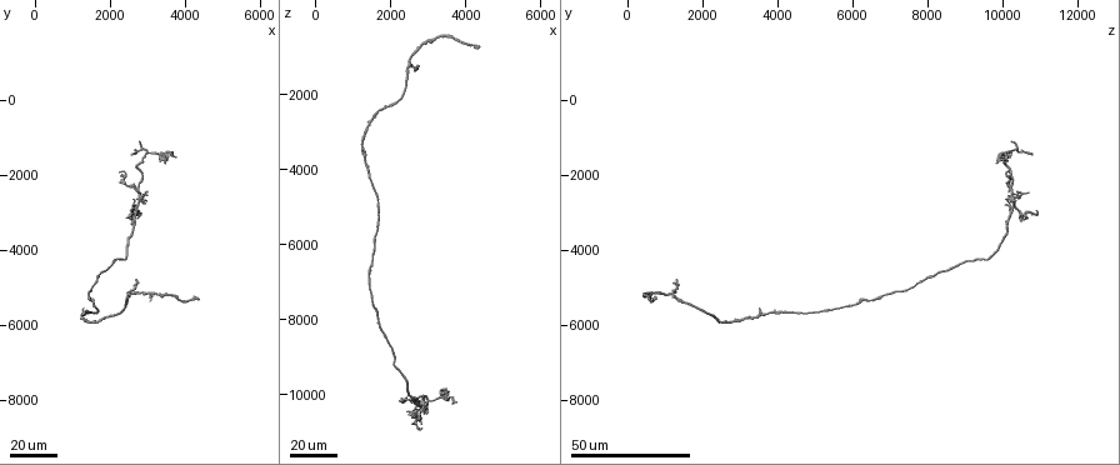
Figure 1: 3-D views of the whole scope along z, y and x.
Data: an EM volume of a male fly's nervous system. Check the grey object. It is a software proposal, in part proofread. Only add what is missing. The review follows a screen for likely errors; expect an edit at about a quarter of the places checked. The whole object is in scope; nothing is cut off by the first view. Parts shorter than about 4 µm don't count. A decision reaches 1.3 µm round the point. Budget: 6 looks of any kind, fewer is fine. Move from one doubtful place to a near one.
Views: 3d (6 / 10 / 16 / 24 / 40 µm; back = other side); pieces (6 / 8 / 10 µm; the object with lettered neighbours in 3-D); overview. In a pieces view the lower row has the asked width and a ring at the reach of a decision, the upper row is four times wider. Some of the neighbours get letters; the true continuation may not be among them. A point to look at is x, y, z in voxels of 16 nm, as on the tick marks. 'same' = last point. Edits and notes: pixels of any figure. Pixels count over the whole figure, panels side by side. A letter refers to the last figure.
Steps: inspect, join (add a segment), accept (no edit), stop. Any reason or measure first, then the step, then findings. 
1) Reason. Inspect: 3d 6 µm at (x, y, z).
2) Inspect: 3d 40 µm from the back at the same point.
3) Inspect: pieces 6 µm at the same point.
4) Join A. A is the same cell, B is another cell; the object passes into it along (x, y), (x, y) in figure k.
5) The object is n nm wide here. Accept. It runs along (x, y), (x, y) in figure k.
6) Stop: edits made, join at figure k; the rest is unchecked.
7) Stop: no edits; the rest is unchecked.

Free end. Inspect: 3d 24 µm at (2800, 1100, 10200).

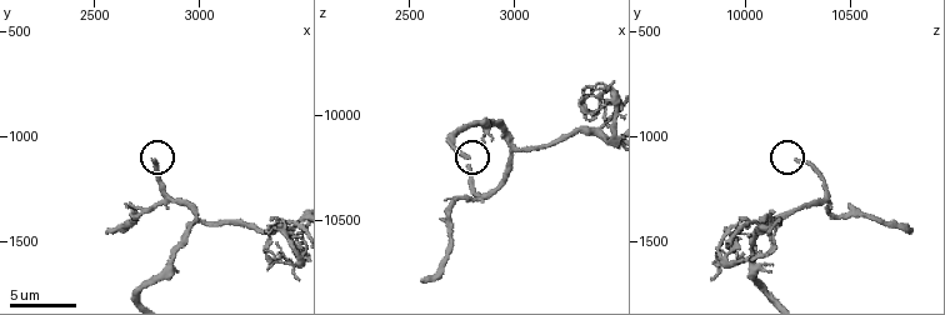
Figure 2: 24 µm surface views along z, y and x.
Inspect: pieces 10 µm at (2780, 1110, 10240).

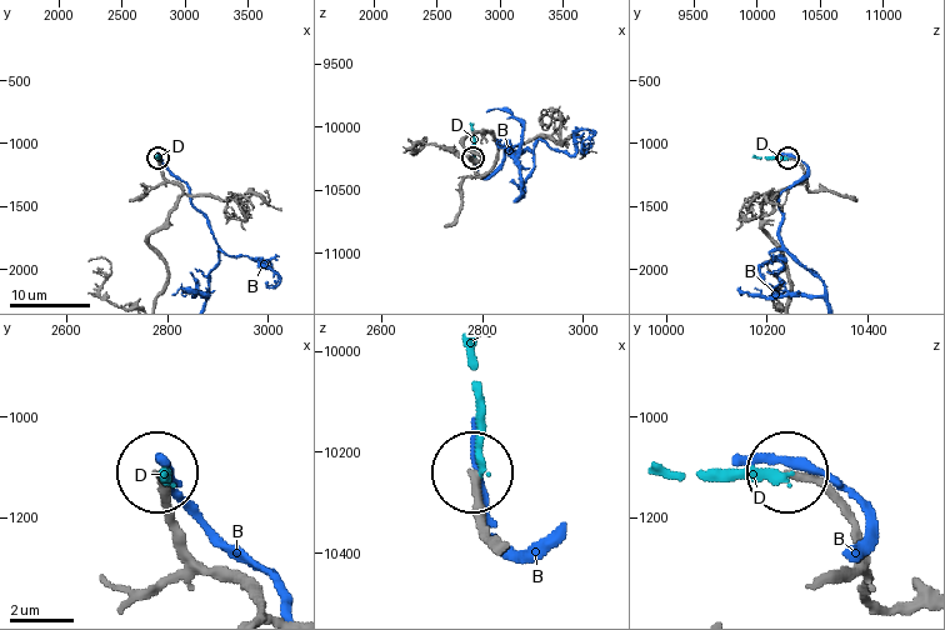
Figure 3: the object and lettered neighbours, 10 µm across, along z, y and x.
The object is 220 nm wide here. Accept. B and D are other cells; it runs along (501, 540), (479, 509), (474, 470) in figure 3; none of them fits.

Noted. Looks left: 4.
An open end. Inspect: 3d 24 µm at (2500, 2900, 10200).

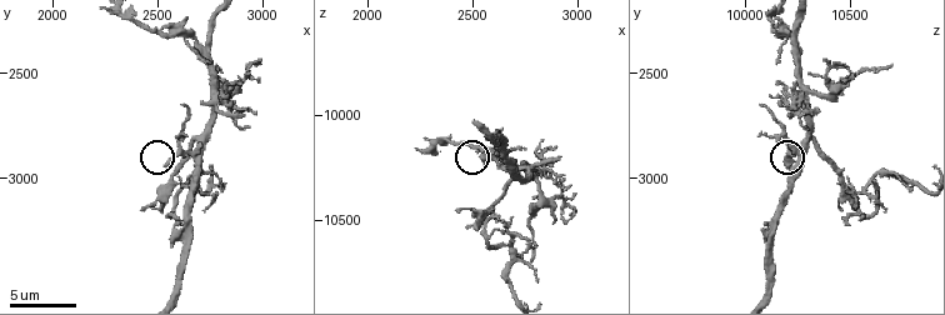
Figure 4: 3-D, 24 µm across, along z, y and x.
Inspect: pieces 8 µm at (2550, 2930, 10200).

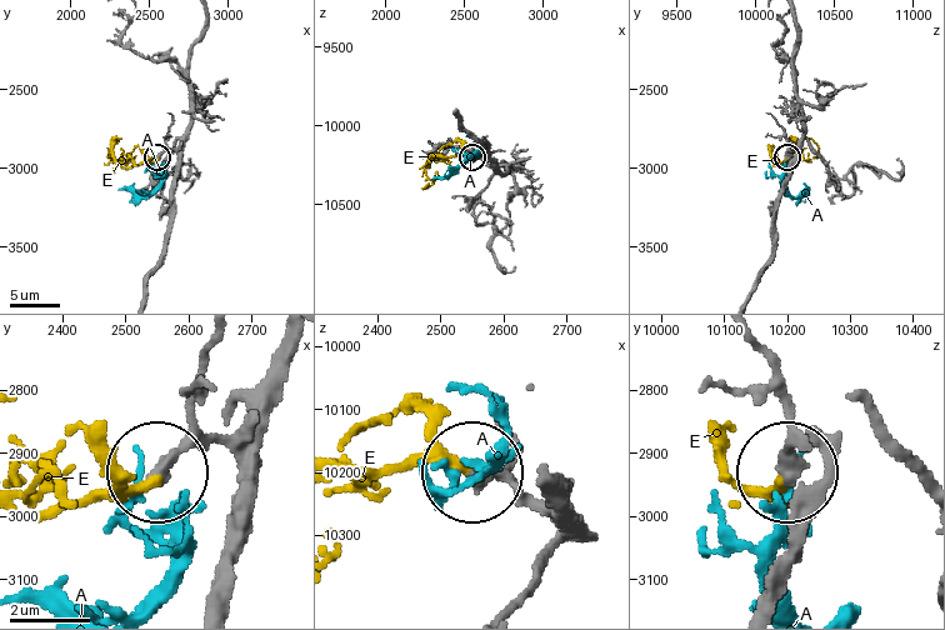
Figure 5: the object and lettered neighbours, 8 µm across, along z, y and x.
Join E. E is the same cell, A is another cell; the cell continues.

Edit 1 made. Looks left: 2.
Stop: edits made, join at figure 5; the rest is unchecked.

